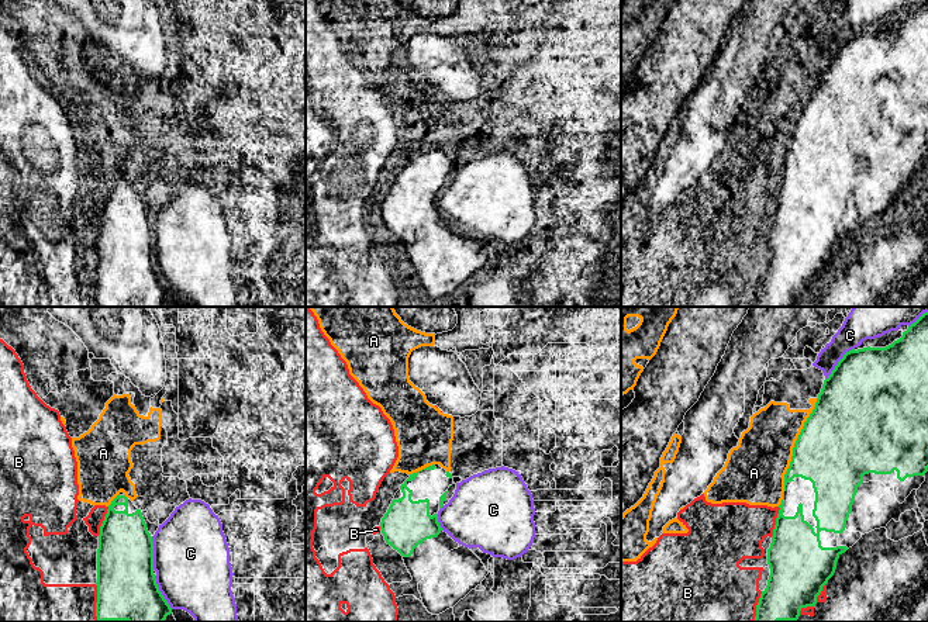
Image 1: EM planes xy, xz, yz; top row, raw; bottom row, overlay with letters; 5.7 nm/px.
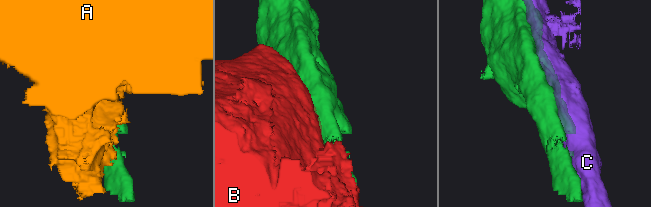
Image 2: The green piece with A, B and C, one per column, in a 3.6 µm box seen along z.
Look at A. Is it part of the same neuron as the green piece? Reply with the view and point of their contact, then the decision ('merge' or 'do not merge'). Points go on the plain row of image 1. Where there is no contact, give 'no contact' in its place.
yz (793, 137) | do not merge

